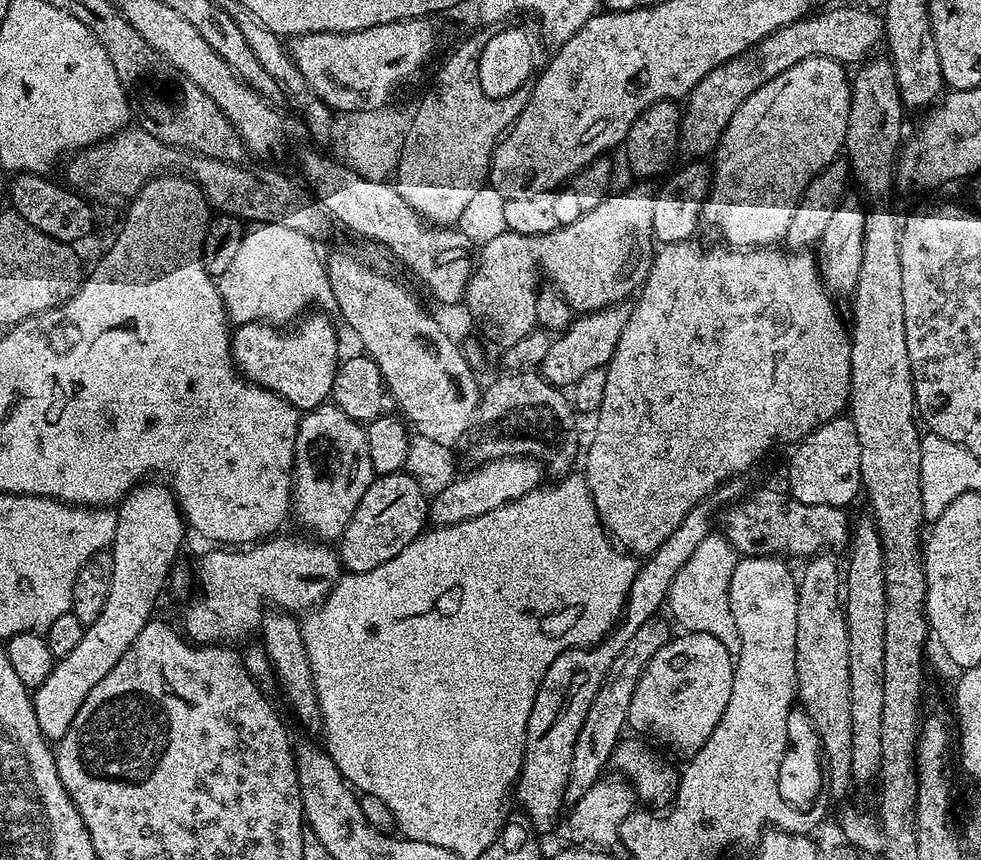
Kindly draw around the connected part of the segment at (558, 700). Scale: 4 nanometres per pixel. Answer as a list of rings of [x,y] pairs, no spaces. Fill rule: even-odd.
[[[705,502],[694,506],[686,518],[637,567],[636,577],[628,591],[628,600],[624,610],[611,633],[603,641],[590,648],[571,648],[554,662],[550,662],[550,670],[542,678],[538,686],[538,694],[534,698],[534,706],[530,710],[530,722],[526,726],[526,746],[524,761],[520,767],[520,777],[514,785],[514,800],[524,807],[523,815],[537,833],[548,832],[556,824],[566,808],[564,795],[568,789],[570,778],[570,758],[574,758],[574,742],[578,742],[578,730],[582,730],[582,722],[586,722],[586,714],[594,702],[594,694],[602,686],[614,658],[622,654],[626,642],[634,638],[637,630],[652,616],[657,615],[665,607],[668,591],[682,566],[686,566],[686,558],[694,554],[698,542],[706,538],[714,528],[714,512],[712,516],[711,503]]]

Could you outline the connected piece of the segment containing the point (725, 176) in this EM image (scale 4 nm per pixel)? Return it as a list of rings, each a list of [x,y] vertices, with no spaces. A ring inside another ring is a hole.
[[[811,56],[765,80],[750,98],[738,106],[714,149],[716,165],[710,168],[712,190],[704,203],[703,223],[713,224],[729,248],[747,250],[776,246],[790,230],[796,203],[806,186],[822,169],[828,168],[841,155],[850,114],[851,92],[845,65],[829,56]]]

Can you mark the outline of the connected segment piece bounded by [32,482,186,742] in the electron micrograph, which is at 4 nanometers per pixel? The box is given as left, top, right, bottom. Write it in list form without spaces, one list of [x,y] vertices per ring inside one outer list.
[[[141,482],[120,501],[115,509],[116,533],[110,549],[108,593],[102,614],[87,625],[77,648],[53,663],[49,676],[32,692],[32,705],[38,726],[49,741],[59,742],[70,730],[74,714],[82,710],[86,694],[118,666],[118,658],[130,650],[134,638],[153,619],[156,599],[170,580],[176,554],[184,544],[186,521],[172,489],[164,482]]]

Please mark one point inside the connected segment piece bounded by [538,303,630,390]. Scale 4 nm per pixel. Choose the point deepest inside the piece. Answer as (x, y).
(588, 344)

